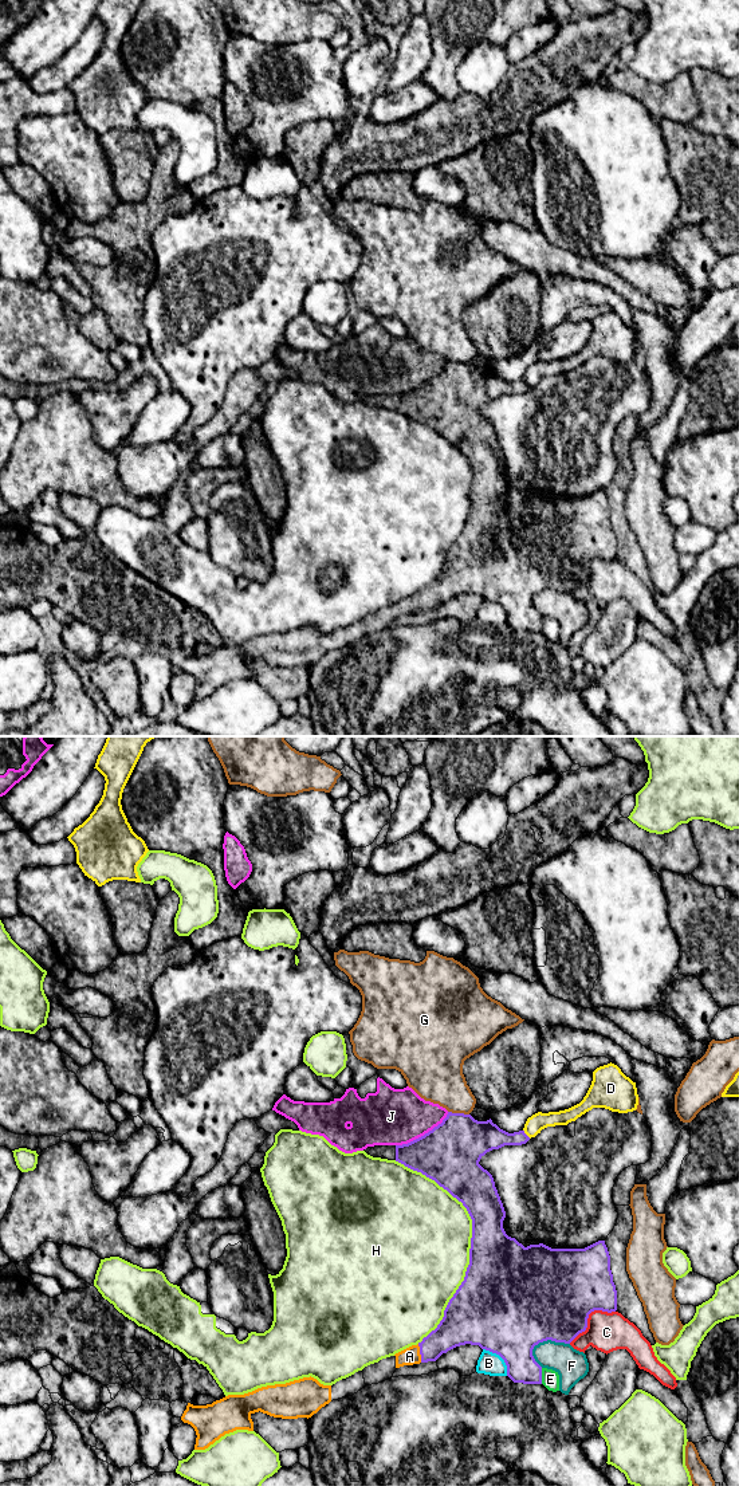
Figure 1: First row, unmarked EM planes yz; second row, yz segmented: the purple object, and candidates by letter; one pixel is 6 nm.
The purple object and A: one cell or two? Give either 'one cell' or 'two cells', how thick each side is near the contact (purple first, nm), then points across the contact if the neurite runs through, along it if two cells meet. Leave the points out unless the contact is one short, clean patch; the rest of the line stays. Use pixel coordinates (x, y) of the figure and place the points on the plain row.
one cell | 190/110 nm | across yz (453, 580), (420, 602), (409, 605)

